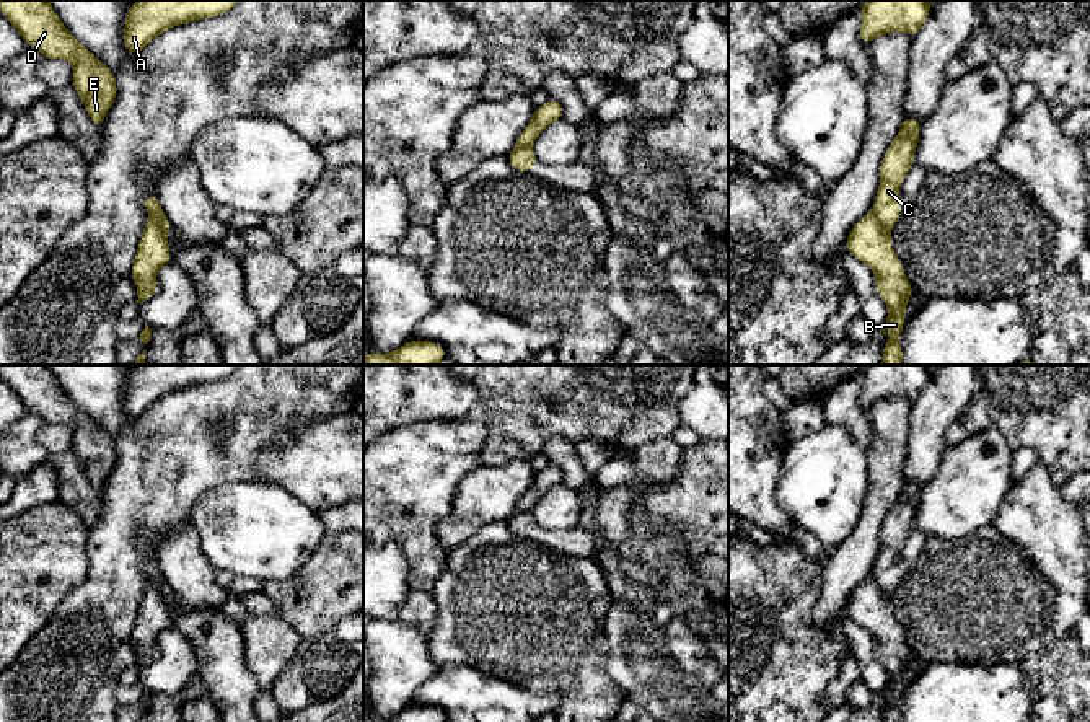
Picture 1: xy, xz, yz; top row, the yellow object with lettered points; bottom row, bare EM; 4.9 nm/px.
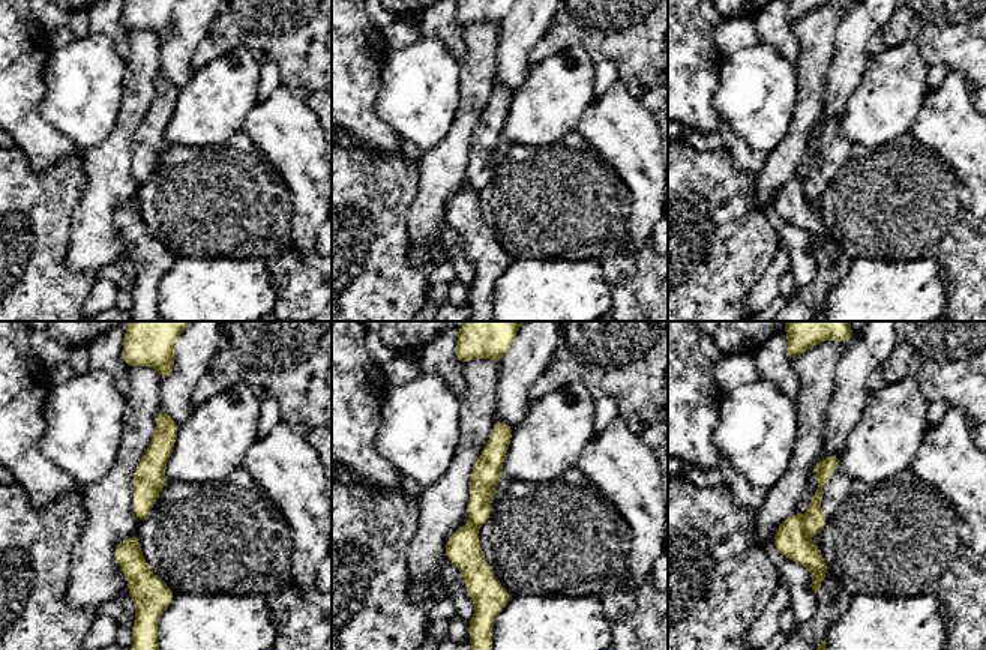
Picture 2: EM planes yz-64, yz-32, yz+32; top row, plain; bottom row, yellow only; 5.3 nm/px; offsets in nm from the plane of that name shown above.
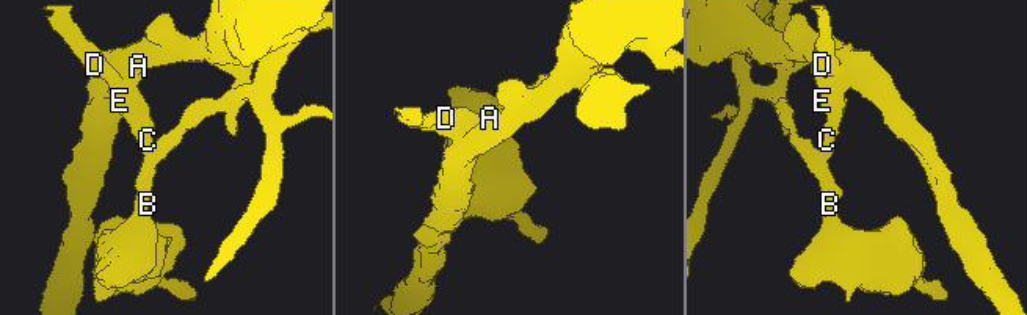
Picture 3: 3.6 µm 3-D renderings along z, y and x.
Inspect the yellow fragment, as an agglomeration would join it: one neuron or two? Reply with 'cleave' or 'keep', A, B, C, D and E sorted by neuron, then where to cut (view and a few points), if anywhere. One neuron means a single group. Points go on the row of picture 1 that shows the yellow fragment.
cleave; A B / C D E; cut in yz along (872, 209), (877, 220), (888, 232)

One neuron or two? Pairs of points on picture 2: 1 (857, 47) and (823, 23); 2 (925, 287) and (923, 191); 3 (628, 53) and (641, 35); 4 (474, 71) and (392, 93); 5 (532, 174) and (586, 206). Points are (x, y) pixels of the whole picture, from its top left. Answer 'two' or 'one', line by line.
1: two
2: two
3: one
4: two
5: one

